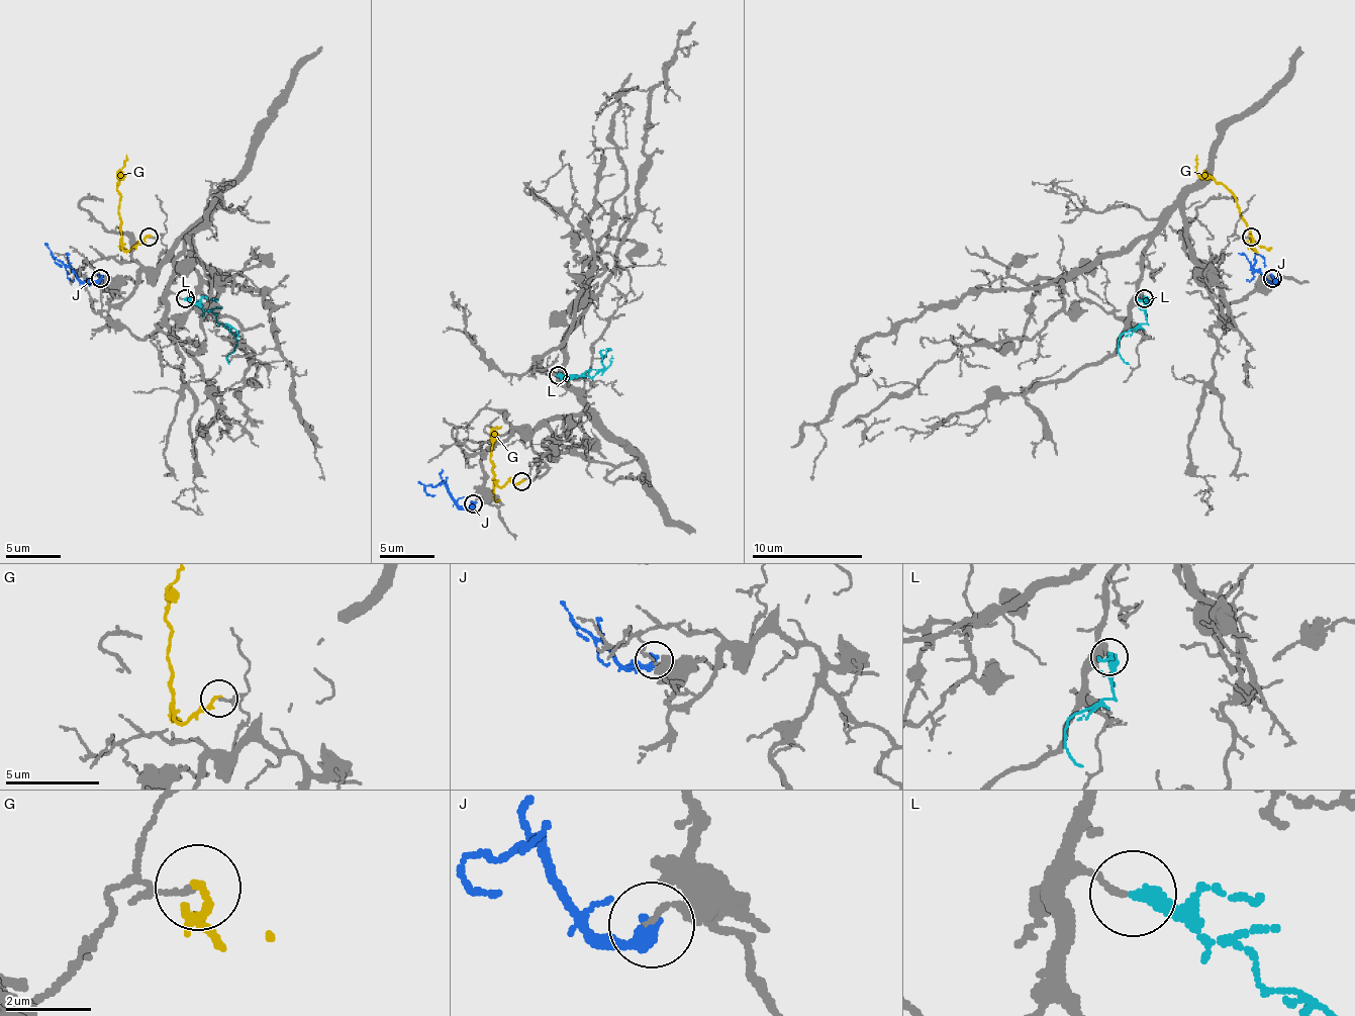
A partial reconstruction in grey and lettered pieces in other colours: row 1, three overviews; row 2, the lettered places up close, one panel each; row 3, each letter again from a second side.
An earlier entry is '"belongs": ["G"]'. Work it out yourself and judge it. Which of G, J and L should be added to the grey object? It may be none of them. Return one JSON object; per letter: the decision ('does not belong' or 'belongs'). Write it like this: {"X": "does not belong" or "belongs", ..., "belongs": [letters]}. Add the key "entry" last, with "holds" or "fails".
{"G": "does not belong", "J": "does not belong", "L": "belongs", "belongs": ["L"], "entry": "fails"}

